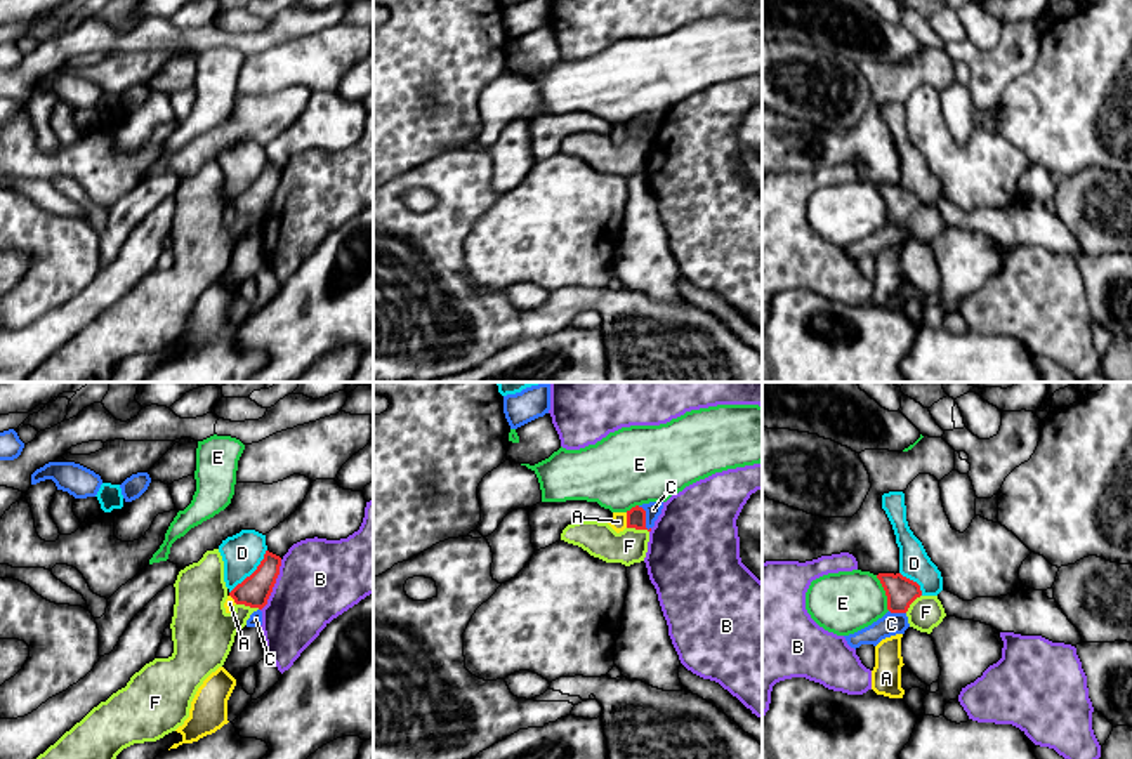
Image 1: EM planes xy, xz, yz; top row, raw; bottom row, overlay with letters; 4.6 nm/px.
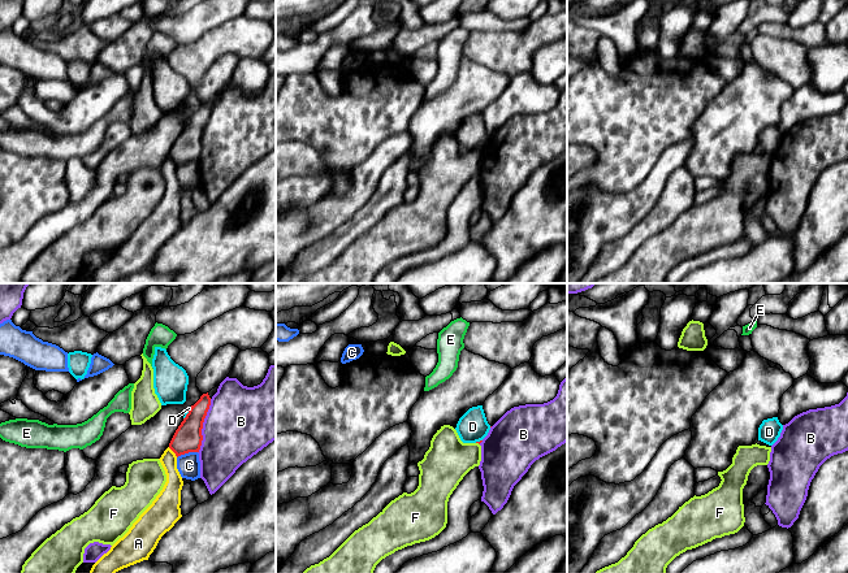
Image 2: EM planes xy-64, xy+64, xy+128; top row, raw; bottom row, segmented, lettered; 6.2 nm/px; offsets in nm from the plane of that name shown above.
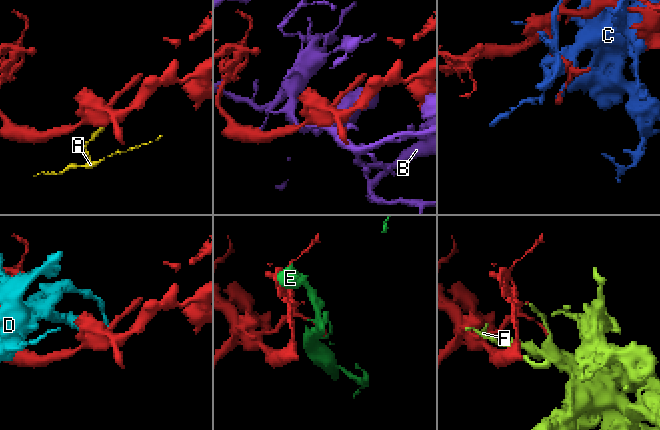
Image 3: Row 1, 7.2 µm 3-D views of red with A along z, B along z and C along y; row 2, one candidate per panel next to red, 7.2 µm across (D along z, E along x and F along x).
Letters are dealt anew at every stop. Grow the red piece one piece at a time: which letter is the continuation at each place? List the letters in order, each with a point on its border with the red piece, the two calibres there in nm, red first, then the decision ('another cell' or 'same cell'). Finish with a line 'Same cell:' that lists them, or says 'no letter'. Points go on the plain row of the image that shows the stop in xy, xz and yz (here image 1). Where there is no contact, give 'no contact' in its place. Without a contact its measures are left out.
A: contact xz (627, 131); calibres 100 and 80 nm; another cell
B: contact xy (273, 197); calibres 150 and 380 nm; another cell
C: contact xz (644, 129); calibres 100 and 80 nm; another cell
D: contact xy (254, 183); calibres 150 and 190 nm; another cell
E: contact yz (886, 204); calibres 140 and 280 nm; another cell
F: contact xy (249, 216); calibres 150 and 280 nm; another cell
Same cell: no letter

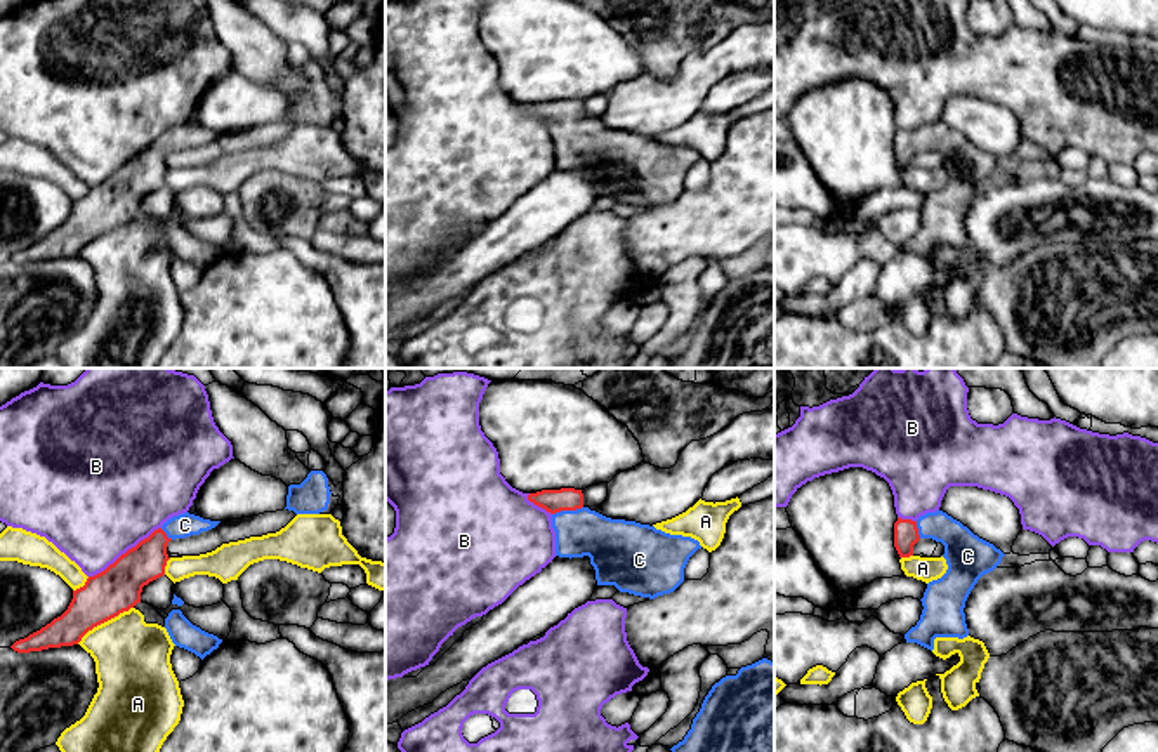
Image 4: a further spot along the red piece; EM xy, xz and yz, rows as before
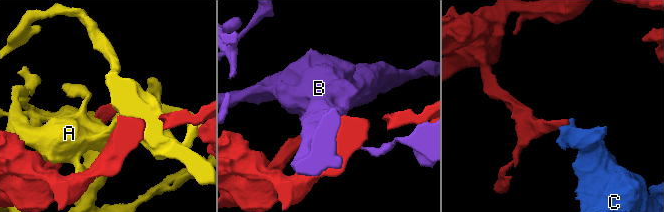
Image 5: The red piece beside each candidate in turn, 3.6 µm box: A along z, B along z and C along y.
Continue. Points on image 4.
A: contact xy (105, 231); calibres 220 and 360 nm; another cell
B: contact xy (125, 164); calibres 220 and 480 nm; another cell
C: contact xz (566, 120); calibres 110 and 220 nm; same cell
Same cell: C

